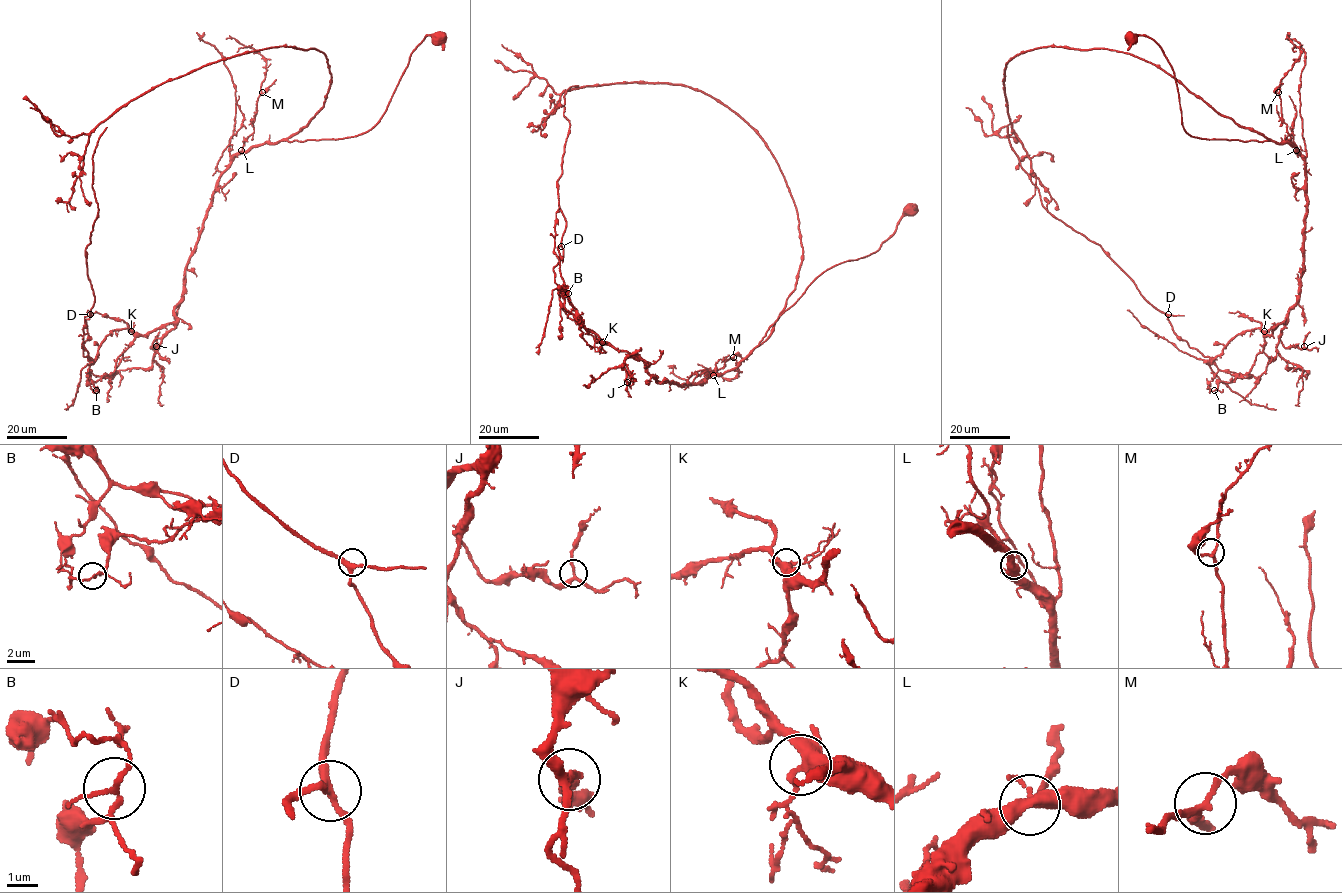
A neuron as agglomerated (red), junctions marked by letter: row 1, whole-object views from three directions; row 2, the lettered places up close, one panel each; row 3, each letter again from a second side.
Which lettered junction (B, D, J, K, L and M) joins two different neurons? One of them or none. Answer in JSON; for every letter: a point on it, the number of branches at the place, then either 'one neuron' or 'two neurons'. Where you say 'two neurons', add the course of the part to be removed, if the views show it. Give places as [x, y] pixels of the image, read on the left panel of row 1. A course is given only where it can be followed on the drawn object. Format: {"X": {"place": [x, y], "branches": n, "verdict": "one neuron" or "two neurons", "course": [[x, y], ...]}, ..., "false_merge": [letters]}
{"B": {"place": [96, 390], "branches": 4, "verdict": "two neurons", "course": [[96, 390], [88, 380], [89, 359], [82, 347], [94, 300], [85, 248], [98, 209], [92, 155], [107, 127]]}, "D": {"place": [90, 314], "branches": 3, "verdict": "one neuron"}, "J": {"place": [156, 346], "branches": 3, "verdict": "one neuron"}, "K": {"place": [131, 331], "branches": 4, "verdict": "one neuron"}, "L": {"place": [241, 150], "branches": 4, "verdict": "one neuron"}, "M": {"place": [262, 92], "branches": 3, "verdict": "one neuron"}, "false_merge": ["B"]}

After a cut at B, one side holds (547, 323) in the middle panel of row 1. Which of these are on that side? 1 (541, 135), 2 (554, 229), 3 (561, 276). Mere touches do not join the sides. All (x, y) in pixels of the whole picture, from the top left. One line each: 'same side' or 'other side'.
1: same side
2: same side
3: same side

